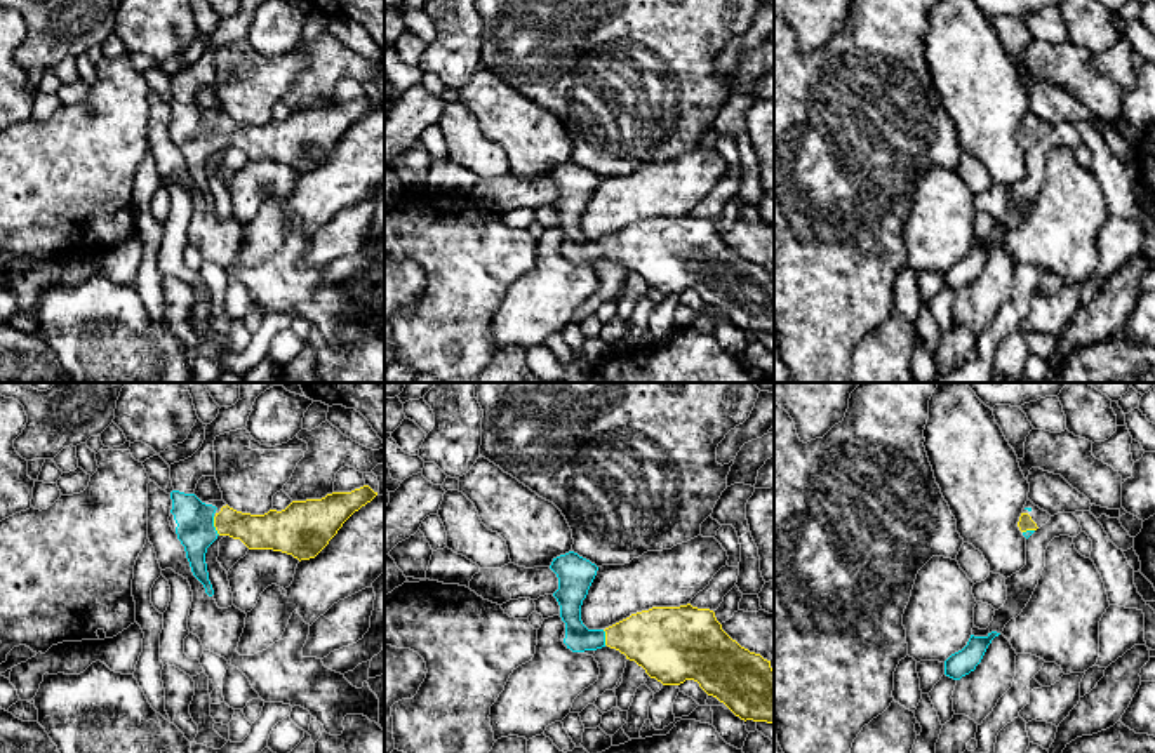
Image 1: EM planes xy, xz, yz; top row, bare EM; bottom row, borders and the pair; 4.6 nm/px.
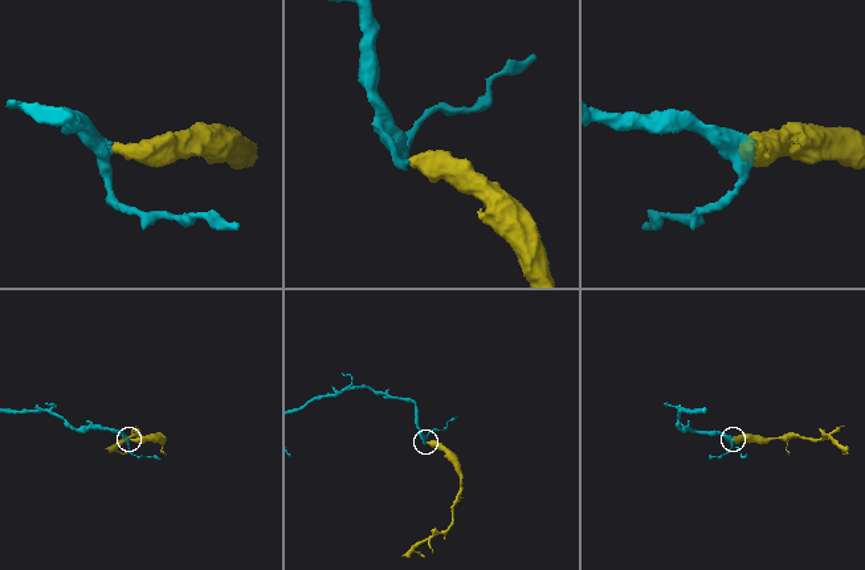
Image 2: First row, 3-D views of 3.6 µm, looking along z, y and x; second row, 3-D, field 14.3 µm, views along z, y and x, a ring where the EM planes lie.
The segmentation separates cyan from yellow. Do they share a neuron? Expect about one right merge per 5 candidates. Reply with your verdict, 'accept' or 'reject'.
accept

